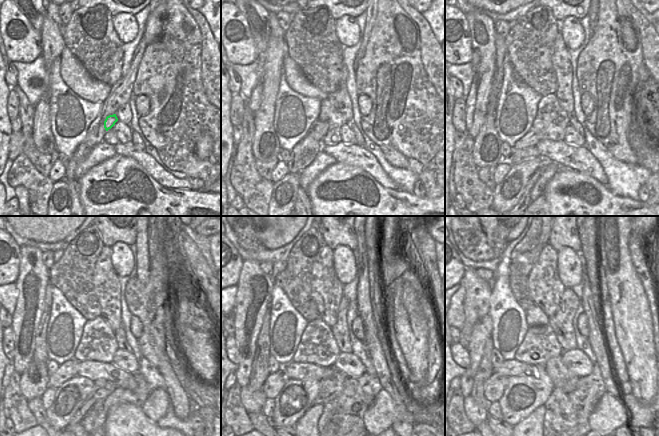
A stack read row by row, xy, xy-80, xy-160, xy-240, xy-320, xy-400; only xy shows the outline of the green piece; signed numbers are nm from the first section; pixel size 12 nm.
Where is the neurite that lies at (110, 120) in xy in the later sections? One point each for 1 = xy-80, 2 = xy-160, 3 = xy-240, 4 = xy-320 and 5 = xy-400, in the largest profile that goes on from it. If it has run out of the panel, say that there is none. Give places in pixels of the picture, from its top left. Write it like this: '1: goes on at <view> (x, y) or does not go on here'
1: goes on at xy-80 (318, 130)
2: goes on at xy-160 (530, 139)
3: goes on at xy-240 (66, 371)
4: goes on at xy-320 (274, 382)
5: goes on at xy-400 (494, 387)

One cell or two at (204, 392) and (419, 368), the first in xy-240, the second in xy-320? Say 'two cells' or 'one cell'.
two cells

